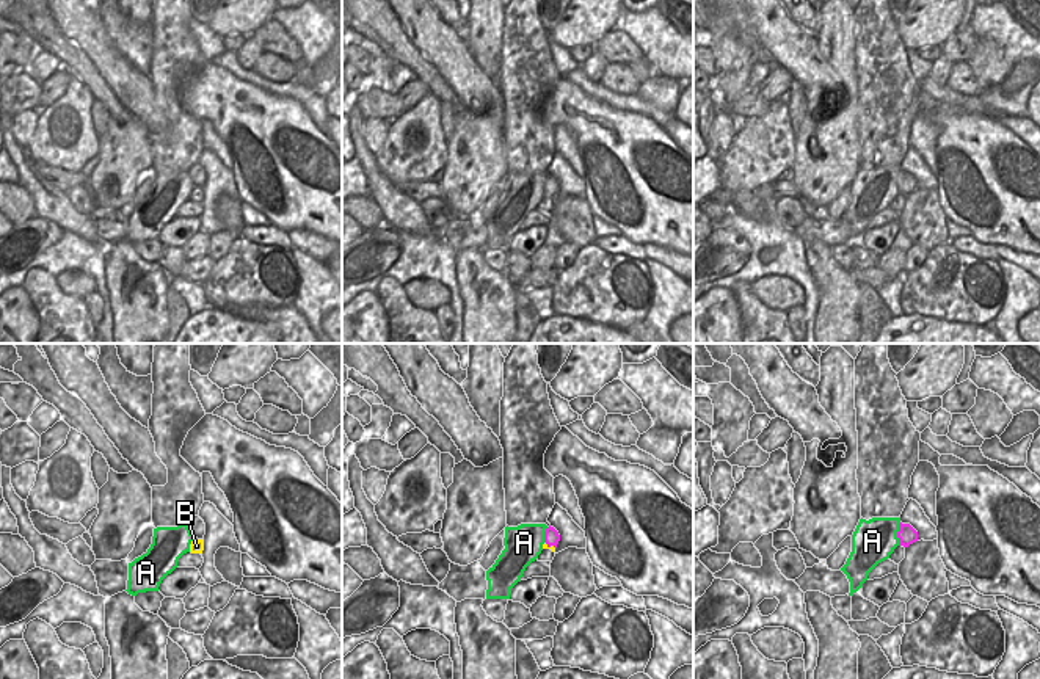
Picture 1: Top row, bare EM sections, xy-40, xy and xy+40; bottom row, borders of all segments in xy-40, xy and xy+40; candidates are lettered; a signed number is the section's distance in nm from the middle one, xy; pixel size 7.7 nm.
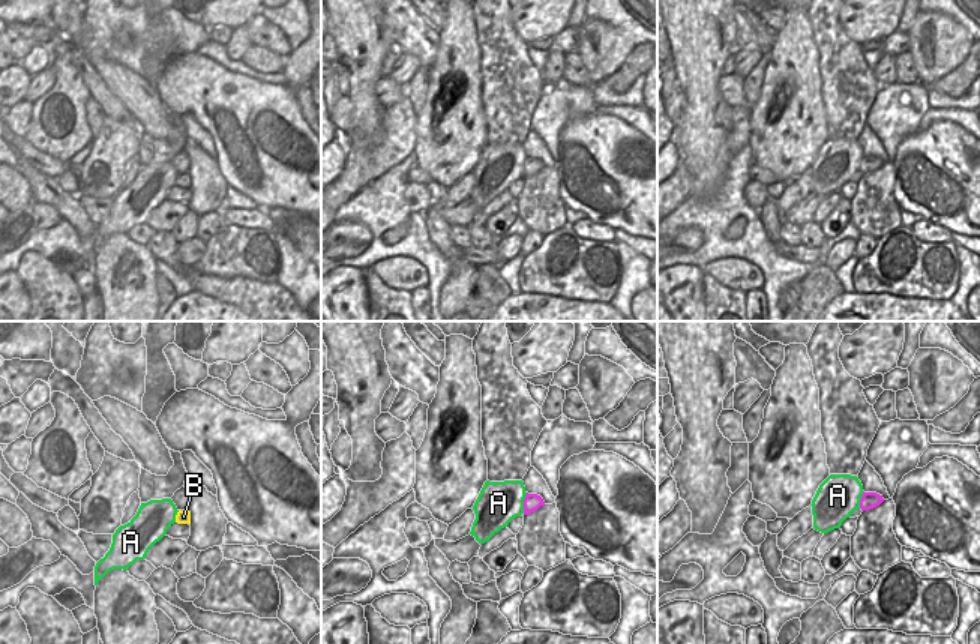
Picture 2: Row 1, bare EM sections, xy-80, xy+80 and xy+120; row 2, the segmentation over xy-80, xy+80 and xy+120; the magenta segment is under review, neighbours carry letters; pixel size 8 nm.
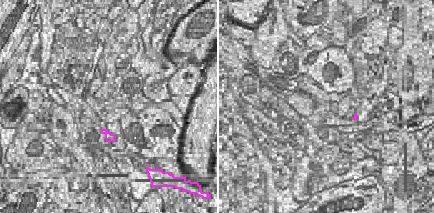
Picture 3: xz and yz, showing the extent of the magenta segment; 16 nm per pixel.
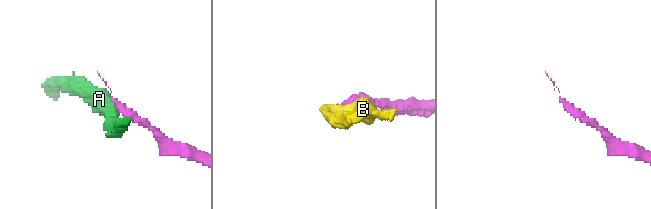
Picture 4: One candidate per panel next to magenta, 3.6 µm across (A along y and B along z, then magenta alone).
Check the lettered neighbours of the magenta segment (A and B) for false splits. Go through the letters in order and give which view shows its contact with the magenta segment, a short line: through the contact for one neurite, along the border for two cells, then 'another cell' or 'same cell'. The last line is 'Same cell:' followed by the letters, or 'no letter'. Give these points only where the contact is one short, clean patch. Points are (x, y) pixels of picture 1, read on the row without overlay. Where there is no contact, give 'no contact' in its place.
A: xy+40 | xy+40 (901, 171), (898, 193) | another cell
B: xy | another cell
Same cell: no letter

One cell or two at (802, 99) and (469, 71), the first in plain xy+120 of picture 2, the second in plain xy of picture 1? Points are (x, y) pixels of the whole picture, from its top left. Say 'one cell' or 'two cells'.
two cells

